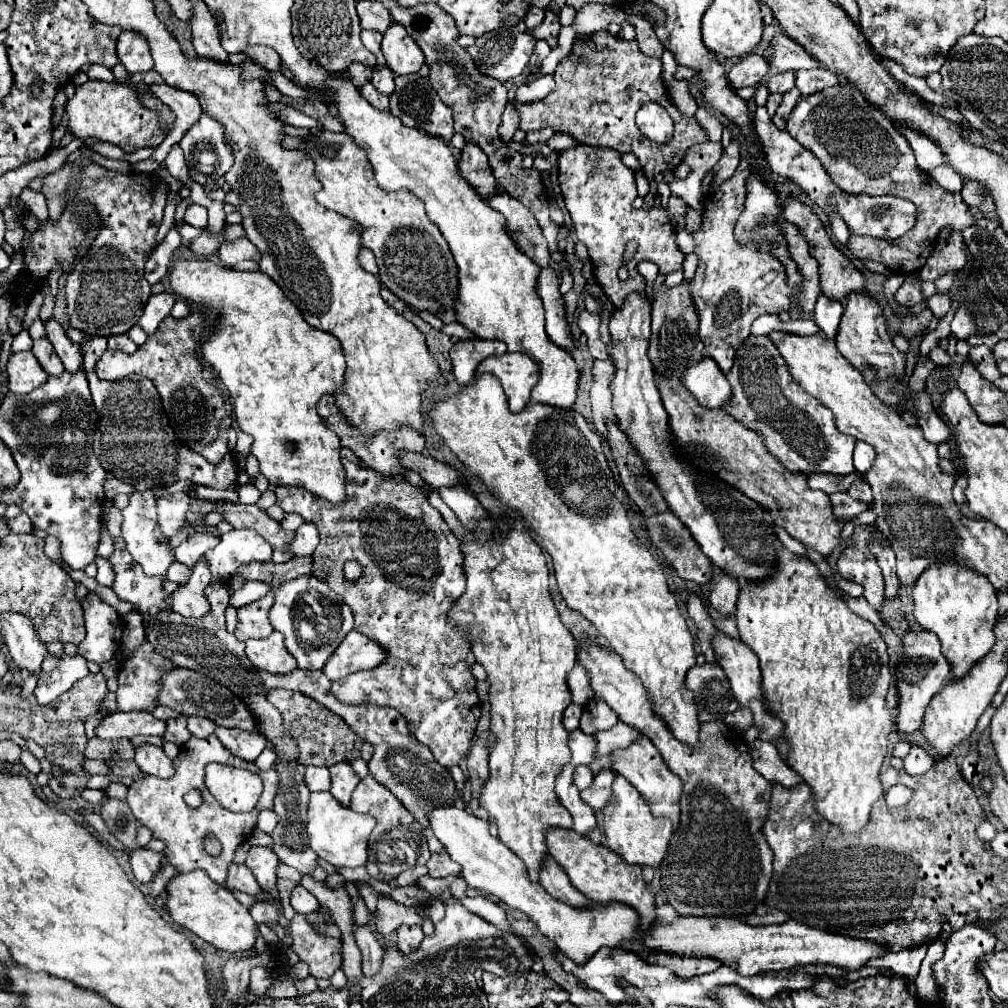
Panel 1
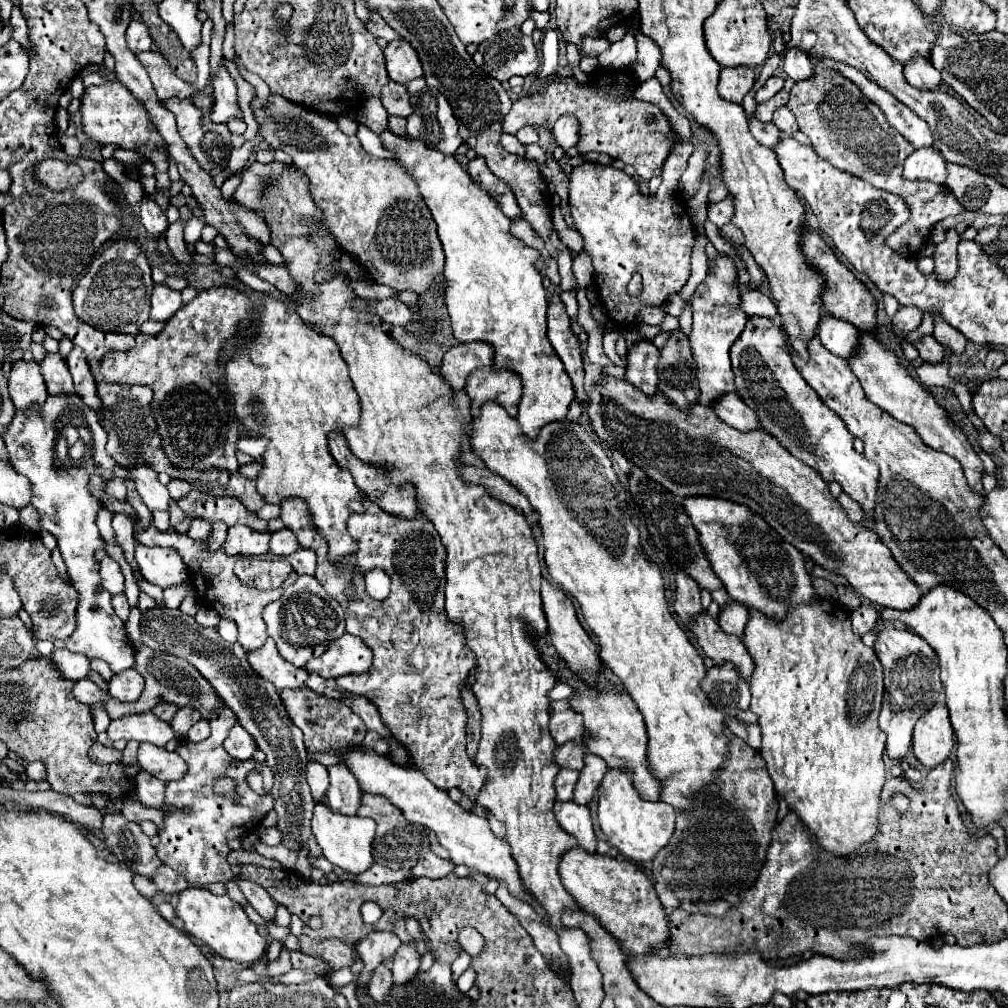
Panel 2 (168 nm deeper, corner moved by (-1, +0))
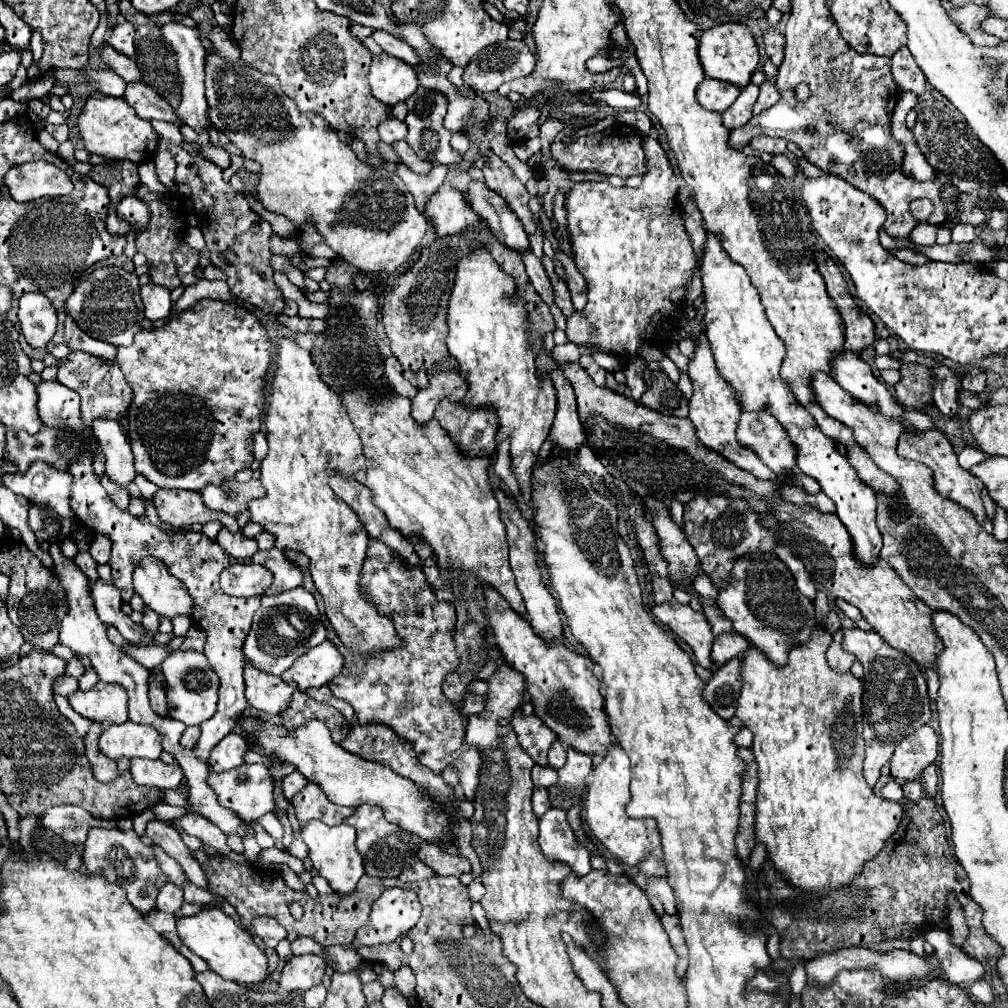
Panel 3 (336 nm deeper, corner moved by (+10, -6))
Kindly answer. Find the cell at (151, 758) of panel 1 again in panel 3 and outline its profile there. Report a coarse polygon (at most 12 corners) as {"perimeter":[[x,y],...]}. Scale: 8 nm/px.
{"perimeter":[[148,758],[130,760],[134,782],[154,788],[176,788],[178,764]]}

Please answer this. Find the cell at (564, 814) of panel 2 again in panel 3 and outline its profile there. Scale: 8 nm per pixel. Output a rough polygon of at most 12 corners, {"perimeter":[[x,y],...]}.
{"perimeter":[[566,810],[540,818],[540,848],[584,876],[592,870],[588,848],[576,838]]}

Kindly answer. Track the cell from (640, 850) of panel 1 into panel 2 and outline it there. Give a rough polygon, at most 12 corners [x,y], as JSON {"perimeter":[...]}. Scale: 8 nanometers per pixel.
{"perimeter":[[609,768],[597,792],[607,842],[645,862],[667,844],[677,810],[639,796]]}

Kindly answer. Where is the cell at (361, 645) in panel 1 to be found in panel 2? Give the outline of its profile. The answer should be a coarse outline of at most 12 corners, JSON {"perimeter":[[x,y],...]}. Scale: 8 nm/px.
{"perimeter":[[351,634],[305,664],[323,678],[361,674],[371,650]]}

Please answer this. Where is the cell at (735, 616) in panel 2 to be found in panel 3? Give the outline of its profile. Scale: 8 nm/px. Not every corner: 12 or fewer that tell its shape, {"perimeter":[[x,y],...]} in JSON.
{"perimeter":[[718,634],[712,660],[722,666],[748,648],[738,634]]}

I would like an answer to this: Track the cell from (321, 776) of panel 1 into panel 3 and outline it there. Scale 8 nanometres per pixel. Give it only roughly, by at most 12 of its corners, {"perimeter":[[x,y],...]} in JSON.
{"perimeter":[[298,770],[284,778],[284,796],[292,800],[308,780]]}

